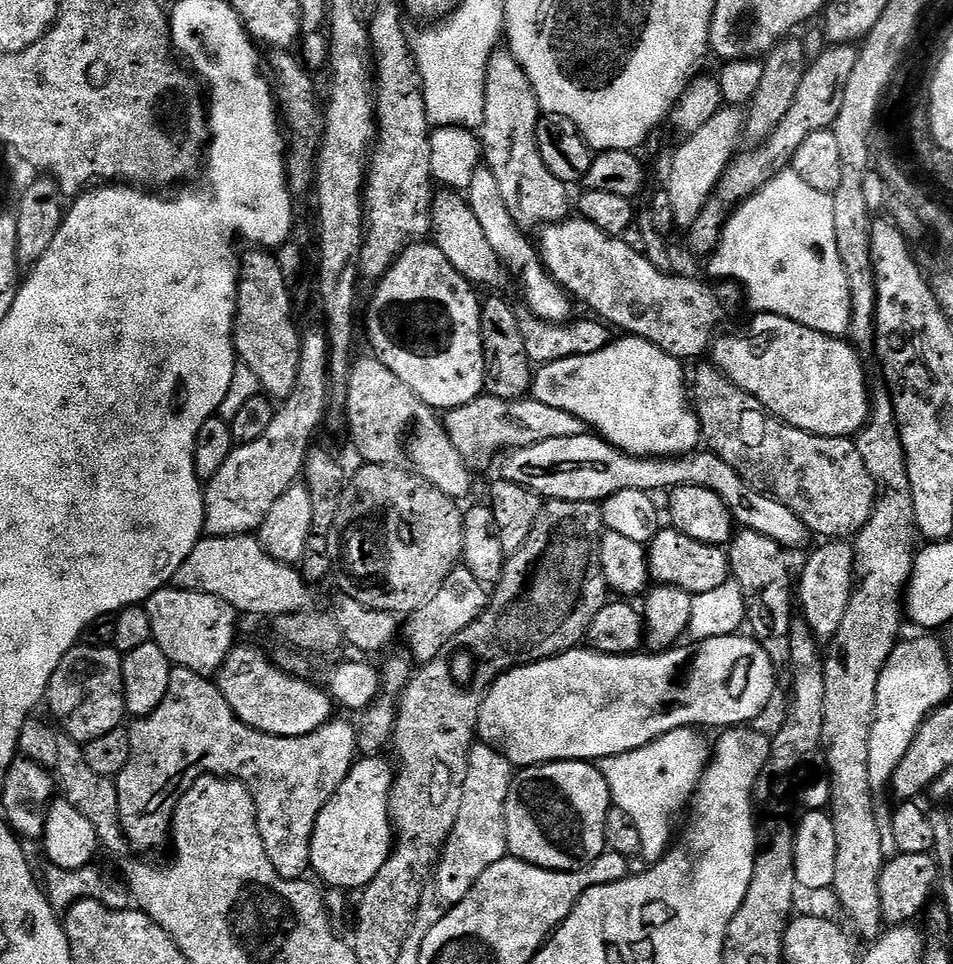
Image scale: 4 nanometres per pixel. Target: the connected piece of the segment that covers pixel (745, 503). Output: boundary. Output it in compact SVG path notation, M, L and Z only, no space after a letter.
M596 434L574 438L550 438L550 442L538 442L534 446L513 448L503 457L499 479L509 480L518 486L526 486L537 492L545 501L569 500L570 502L603 502L622 490L638 490L656 494L659 488L671 490L682 486L698 486L714 490L730 510L733 521L740 528L749 528L786 550L809 547L808 527L773 496L754 490L718 454L710 450L695 450L684 456L669 459L640 459L624 452Z

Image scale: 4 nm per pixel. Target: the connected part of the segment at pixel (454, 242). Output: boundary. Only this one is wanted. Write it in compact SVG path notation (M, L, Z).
M442 190L433 197L430 238L436 248L446 255L446 260L470 284L480 288L486 286L492 288L488 290L500 292L506 291L504 289L507 288L508 284L510 285L509 273L504 271L496 253L491 249L490 242L487 241L486 234L483 233L478 218L470 210L467 199L464 199L457 191Z

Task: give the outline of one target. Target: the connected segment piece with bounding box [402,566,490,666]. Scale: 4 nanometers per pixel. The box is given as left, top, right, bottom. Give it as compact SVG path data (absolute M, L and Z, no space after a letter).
M457 566L446 578L446 582L438 586L438 594L434 594L434 598L430 598L426 606L411 613L407 617L408 625L405 628L403 625L402 636L408 639L407 651L412 660L423 666L438 658L442 646L446 646L450 638L462 634L462 630L470 626L470 622L477 620L488 609L489 599L490 592L485 584L478 582L478 578L474 578L474 574L470 574L468 568Z

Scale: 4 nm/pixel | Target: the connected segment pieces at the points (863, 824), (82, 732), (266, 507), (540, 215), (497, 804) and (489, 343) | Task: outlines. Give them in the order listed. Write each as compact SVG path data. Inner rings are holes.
M879 387L871 389L868 420L854 440L876 487L876 501L866 526L854 537L856 581L842 626L838 626L826 644L820 739L820 748L828 763L826 776L832 785L830 815L834 822L834 839L838 842L831 891L836 892L836 900L845 918L852 923L851 931L865 942L876 940L886 928L882 898L878 894L878 882L886 861L882 854L882 834L876 821L878 809L872 801L874 789L868 765L870 734L872 723L876 720L880 671L901 639L900 616L902 620L904 593L912 576L914 549L918 541L910 474L900 427L896 424L892 395L887 387Z
M86 643L71 648L50 678L46 708L47 704L59 731L81 746L121 727L126 720L121 653L111 646L95 648Z
M319 327L316 328L310 329L308 333L305 331L303 335L301 335L298 378L294 381L294 390L290 390L288 399L283 401L282 406L277 407L276 413L274 414L274 422L270 422L270 427L266 429L266 434L262 438L258 438L258 442L241 444L233 448L230 458L226 458L226 466L222 466L222 470L218 470L218 474L214 474L214 478L207 481L206 487L204 488L204 530L208 536L226 538L227 536L247 536L255 533L262 526L266 514L270 514L274 502L278 502L278 498L282 498L282 494L286 494L286 490L290 490L292 485L301 479L304 471L304 463L308 457L308 450L313 447L314 444L312 435L319 430L320 423L324 420L324 415L327 414L328 408L330 409L330 393L332 391L332 371L330 370L330 346L328 345L328 334Z
M493 52L484 87L484 121L478 130L478 136L484 143L483 163L490 166L494 178L498 178L502 198L506 198L506 206L516 225L524 230L536 230L541 226L569 219L570 216L569 185L554 178L554 174L546 170L542 154L538 154L536 127L541 115L538 98L511 52Z
M473 743L468 753L466 782L462 790L462 810L458 810L458 822L444 843L438 863L434 869L434 884L439 903L451 906L462 902L466 894L482 878L485 870L490 870L494 862L509 855L508 839L504 829L504 807L508 791L514 779L514 765L500 752L495 752L489 744Z
M492 294L480 306L480 333L484 351L484 392L494 398L518 400L529 395L534 365L528 360L522 342L519 322L521 317L503 300L504 296Z

